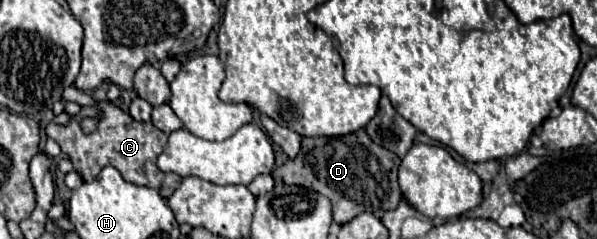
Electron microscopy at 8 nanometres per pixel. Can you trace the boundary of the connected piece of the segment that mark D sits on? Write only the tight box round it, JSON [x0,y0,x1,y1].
[272,129,402,223]

